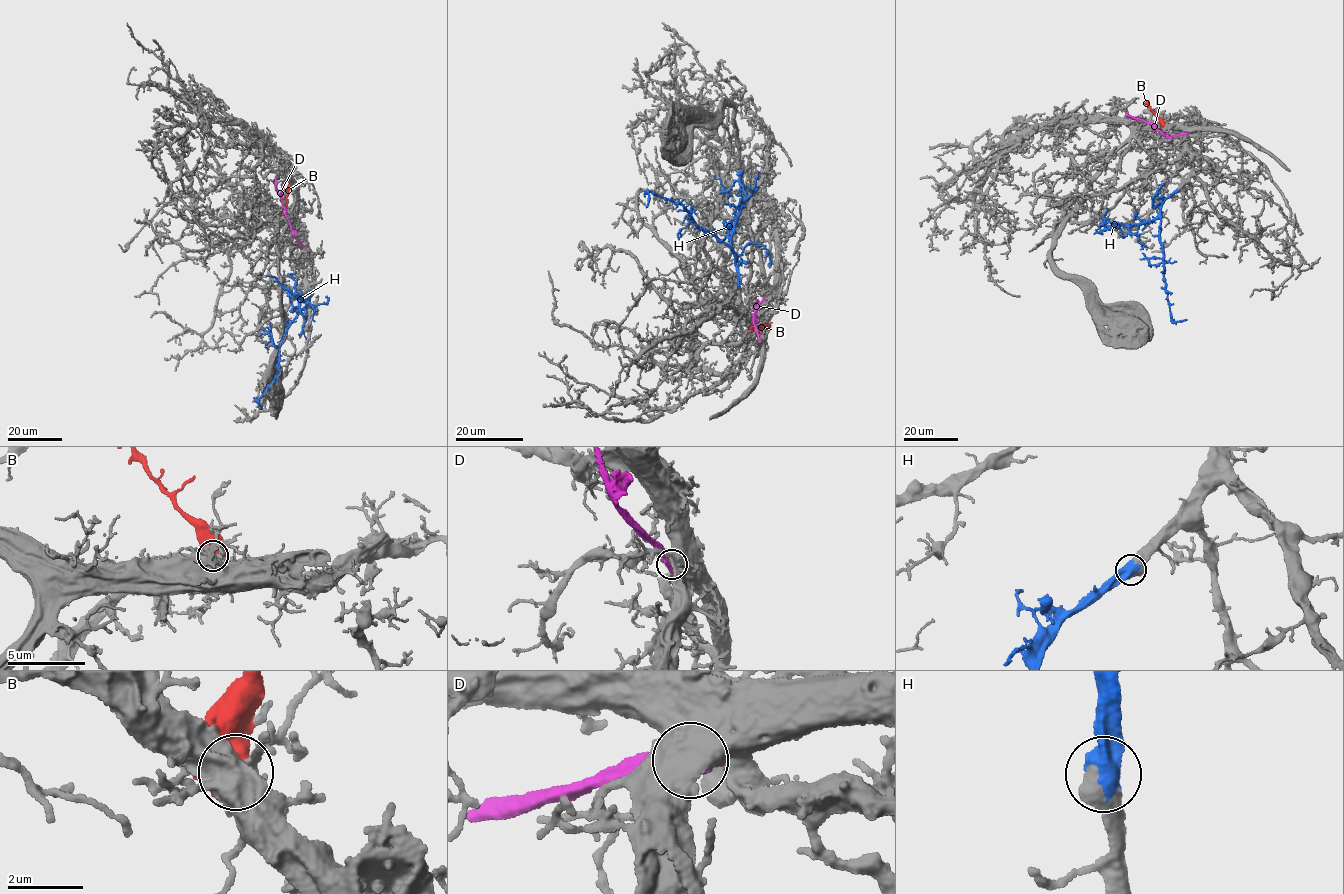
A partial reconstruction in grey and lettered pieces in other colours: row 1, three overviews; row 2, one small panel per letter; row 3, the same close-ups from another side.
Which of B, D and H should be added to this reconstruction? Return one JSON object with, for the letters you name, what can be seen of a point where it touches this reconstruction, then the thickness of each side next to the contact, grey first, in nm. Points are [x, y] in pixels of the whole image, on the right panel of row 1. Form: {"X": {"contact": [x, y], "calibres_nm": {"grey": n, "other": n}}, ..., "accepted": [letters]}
{"H": {"contact": [1177, 191], "calibres_nm": {"grey": 600, "other": 800}}, "accepted": ["H"]}

